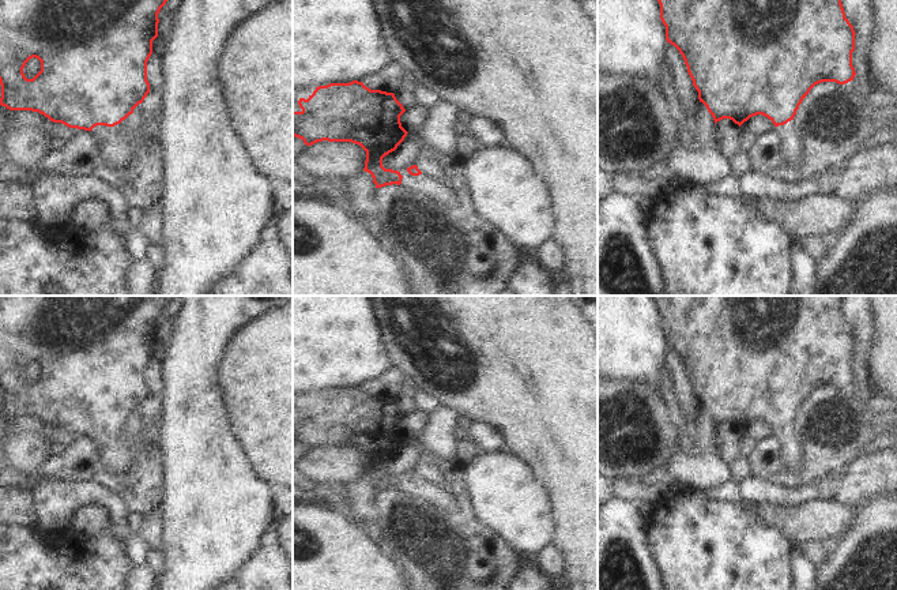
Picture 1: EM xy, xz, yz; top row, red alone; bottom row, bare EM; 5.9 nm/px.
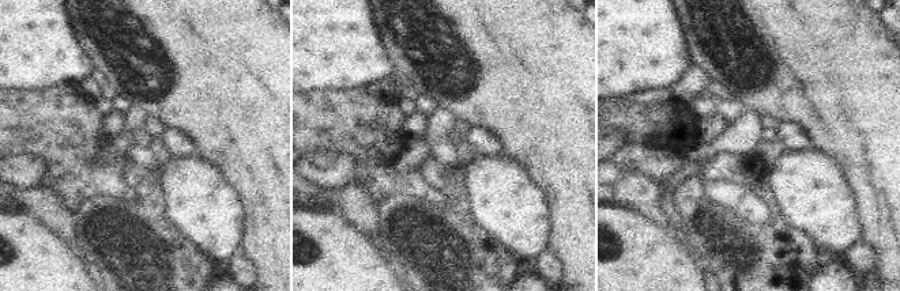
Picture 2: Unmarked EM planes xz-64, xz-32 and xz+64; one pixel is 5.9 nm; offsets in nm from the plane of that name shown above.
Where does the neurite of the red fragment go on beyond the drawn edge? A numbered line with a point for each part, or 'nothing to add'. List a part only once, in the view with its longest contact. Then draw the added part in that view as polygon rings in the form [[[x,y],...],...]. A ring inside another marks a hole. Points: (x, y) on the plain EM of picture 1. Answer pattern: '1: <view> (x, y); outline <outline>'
1: xy (117, 454); outline [[[121,429],[114,432],[97,431],[93,437],[103,448],[103,459],[114,471],[125,471],[135,459],[133,451],[121,440]]]

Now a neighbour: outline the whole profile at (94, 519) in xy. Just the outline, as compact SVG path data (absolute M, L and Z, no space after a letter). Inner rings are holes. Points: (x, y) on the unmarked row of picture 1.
M98 504L83 507L74 518L74 531L80 537L98 535L112 526L112 516Z

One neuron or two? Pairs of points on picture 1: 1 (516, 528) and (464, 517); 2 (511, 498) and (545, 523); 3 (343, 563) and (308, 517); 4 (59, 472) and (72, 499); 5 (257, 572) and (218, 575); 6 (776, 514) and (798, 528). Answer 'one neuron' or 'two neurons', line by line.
1: two neurons
2: one neuron
3: one neuron
4: two neurons
5: two neurons
6: one neuron

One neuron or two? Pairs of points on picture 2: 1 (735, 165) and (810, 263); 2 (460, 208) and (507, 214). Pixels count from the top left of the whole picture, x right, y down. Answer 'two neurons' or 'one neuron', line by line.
1: one neuron
2: two neurons

